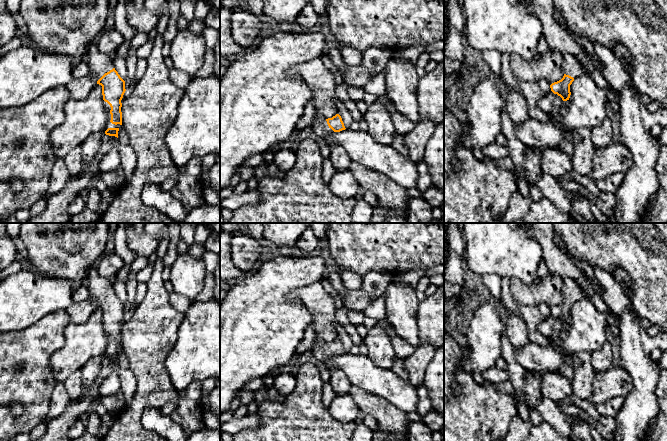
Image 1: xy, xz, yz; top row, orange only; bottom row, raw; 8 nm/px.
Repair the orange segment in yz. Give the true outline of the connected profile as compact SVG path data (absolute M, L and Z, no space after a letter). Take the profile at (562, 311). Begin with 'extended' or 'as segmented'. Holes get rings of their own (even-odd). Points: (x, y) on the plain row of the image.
extended | M562 277L562 295L564 300L561 304L554 306L550 309L551 315L567 325L570 322L570 309L575 302L581 300L584 295L577 282L569 277Z

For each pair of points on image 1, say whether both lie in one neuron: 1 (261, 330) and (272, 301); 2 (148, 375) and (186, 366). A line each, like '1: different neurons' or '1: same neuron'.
1: same neuron
2: different neurons

